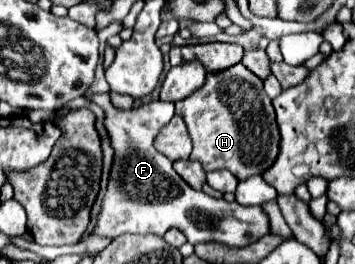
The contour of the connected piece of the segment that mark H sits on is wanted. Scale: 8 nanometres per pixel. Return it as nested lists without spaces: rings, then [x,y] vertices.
[[[244,64],[230,66],[222,72],[210,72],[206,76],[206,84],[200,90],[184,98],[180,104],[176,102],[176,114],[184,118],[194,144],[190,158],[198,160],[206,172],[226,168],[238,180],[246,180],[248,176],[262,174],[276,160],[280,136],[278,136],[272,100],[264,94],[262,80],[256,74],[252,74]]]

